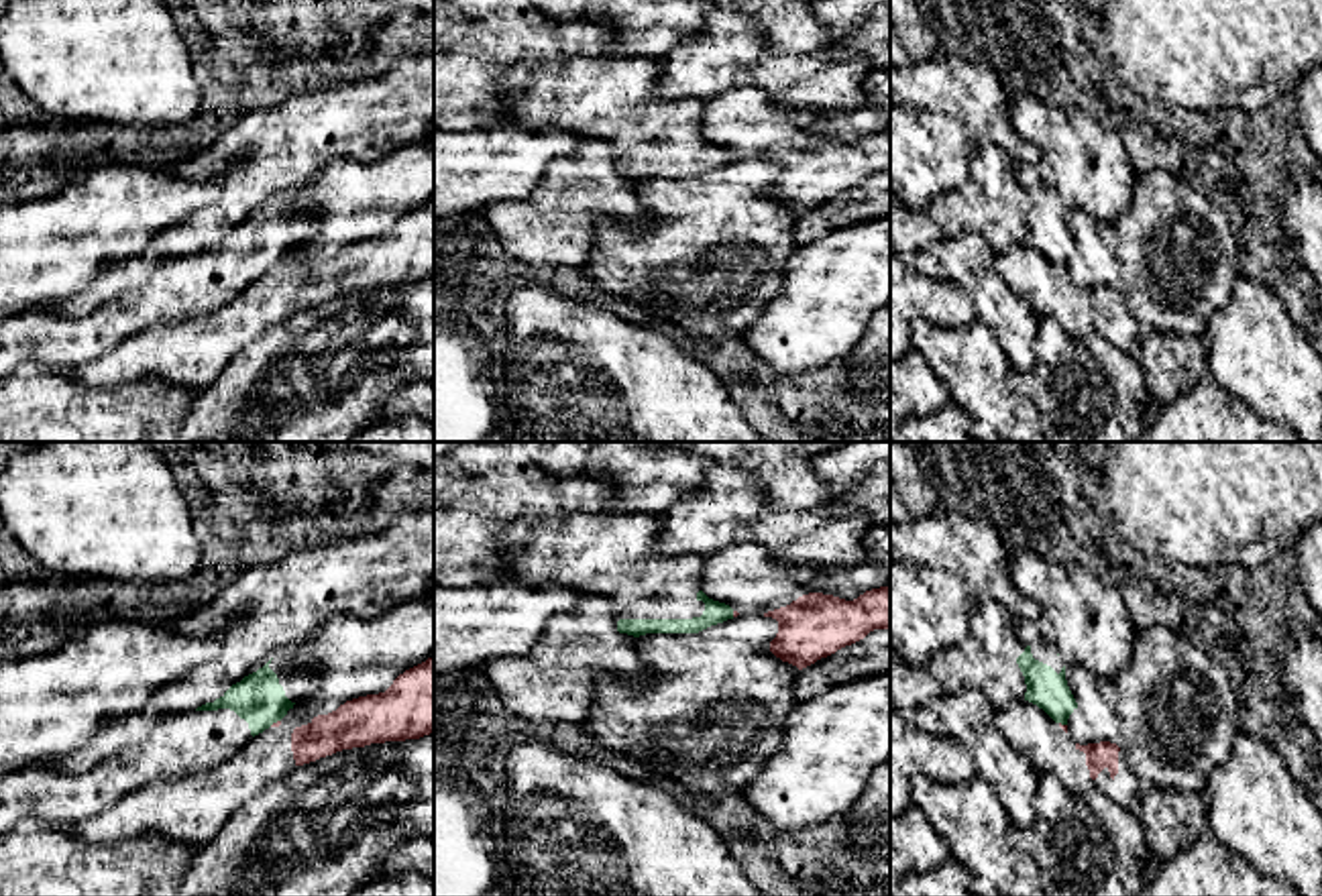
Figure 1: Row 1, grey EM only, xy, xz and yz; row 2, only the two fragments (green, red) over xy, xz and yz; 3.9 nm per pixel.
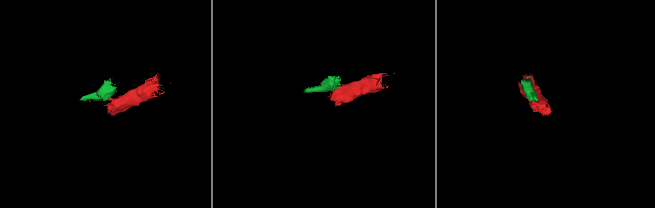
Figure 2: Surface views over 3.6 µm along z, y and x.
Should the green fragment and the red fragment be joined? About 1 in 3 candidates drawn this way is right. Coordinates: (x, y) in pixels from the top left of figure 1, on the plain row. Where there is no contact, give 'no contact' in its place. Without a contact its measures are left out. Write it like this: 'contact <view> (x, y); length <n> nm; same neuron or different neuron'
contact xy (273, 265); length 50 nm; different neuron

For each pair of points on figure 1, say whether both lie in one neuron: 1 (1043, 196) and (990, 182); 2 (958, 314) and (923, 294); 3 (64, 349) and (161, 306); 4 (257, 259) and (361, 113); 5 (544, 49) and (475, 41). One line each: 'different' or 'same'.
1: same
2: same
3: same
4: different
5: same

